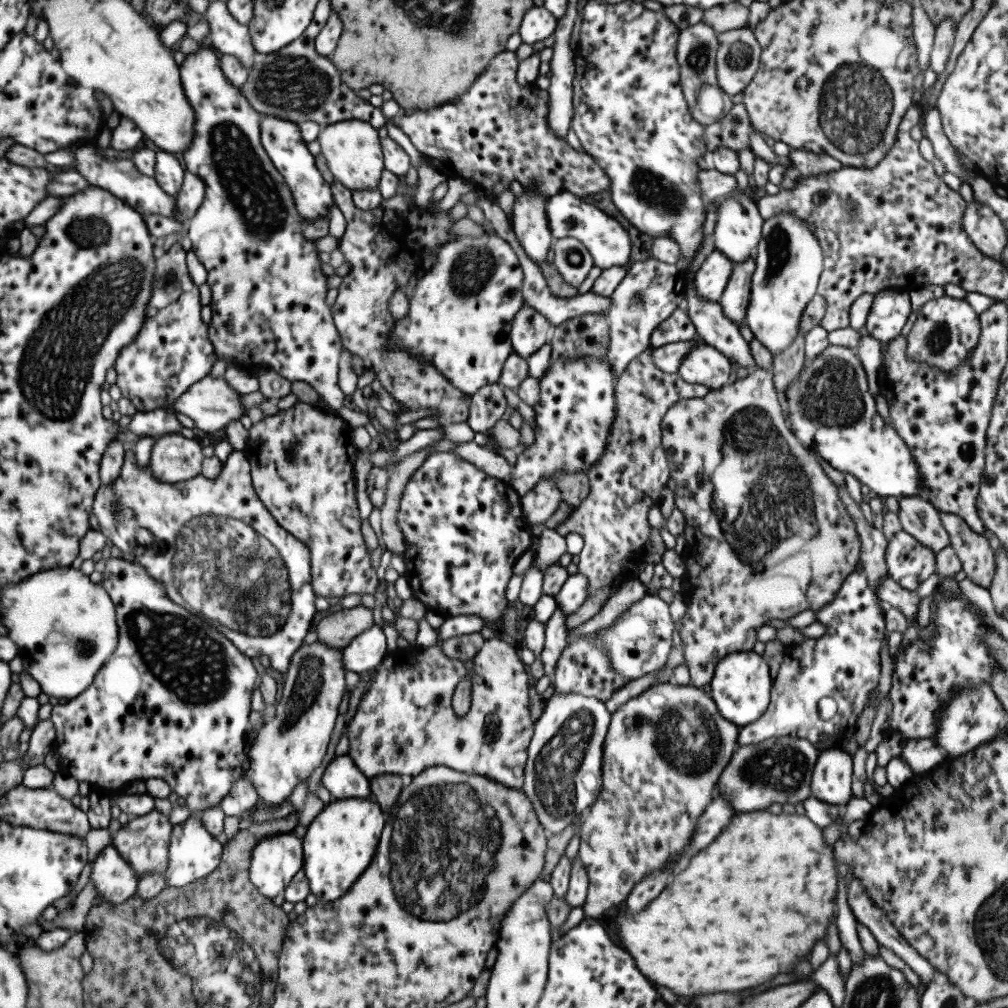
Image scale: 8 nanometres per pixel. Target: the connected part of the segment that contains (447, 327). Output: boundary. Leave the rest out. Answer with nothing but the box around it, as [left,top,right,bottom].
[389,232,525,395]

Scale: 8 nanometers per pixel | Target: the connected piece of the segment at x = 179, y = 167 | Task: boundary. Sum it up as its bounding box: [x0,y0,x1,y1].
[155,151,185,198]

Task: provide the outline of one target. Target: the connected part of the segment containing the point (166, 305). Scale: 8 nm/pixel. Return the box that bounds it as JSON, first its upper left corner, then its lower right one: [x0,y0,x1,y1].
[115,243,217,412]

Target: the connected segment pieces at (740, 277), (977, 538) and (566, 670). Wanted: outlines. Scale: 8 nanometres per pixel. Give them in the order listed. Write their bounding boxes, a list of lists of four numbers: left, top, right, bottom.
[[719,253,757,326],[940,511,995,588],[551,633,628,703]]

